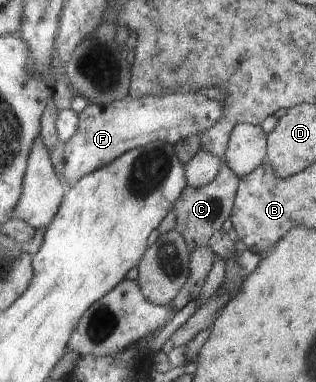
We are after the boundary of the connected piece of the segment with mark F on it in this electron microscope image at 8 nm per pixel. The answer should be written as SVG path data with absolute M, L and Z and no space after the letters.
M203 94L149 95L136 99L129 97L113 104L90 103L80 112L80 129L71 142L66 142L60 174L65 177L68 188L83 177L107 167L130 150L151 145L152 142L167 141L176 145L186 138L201 135L221 119L222 103Z

